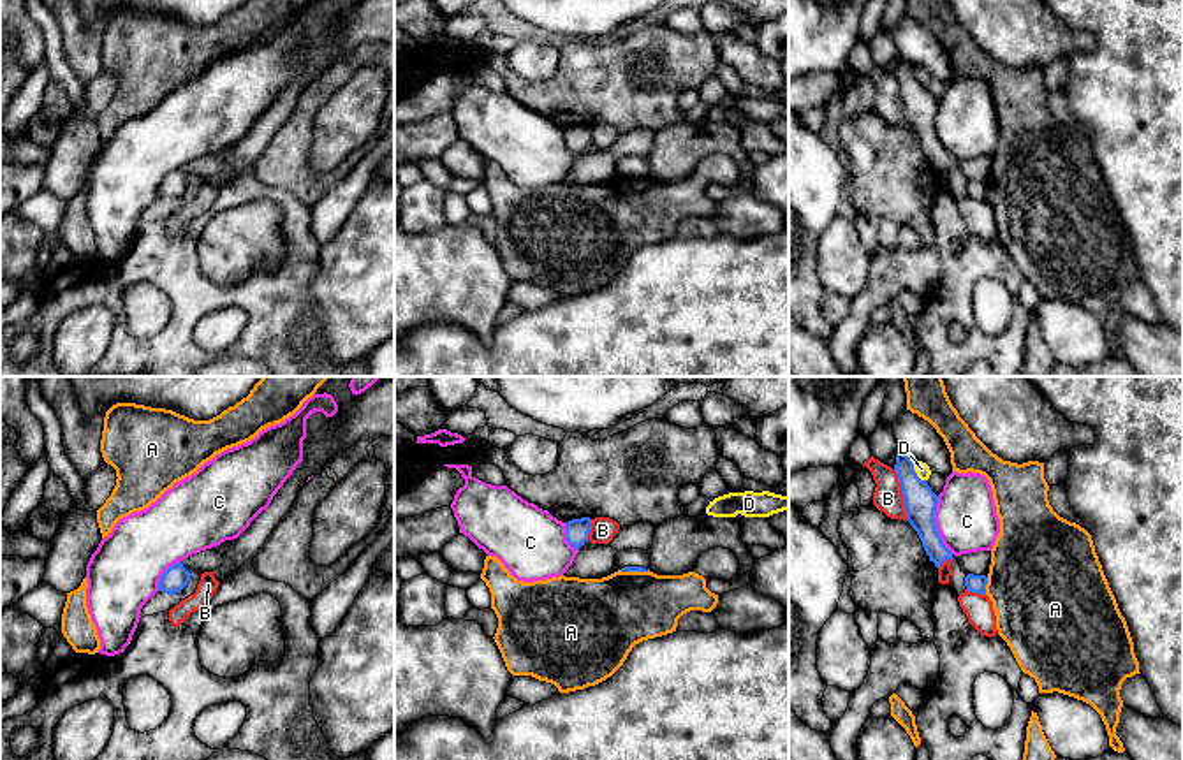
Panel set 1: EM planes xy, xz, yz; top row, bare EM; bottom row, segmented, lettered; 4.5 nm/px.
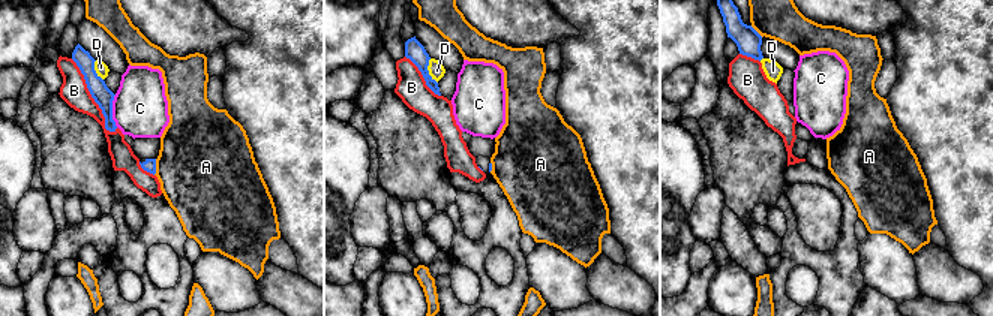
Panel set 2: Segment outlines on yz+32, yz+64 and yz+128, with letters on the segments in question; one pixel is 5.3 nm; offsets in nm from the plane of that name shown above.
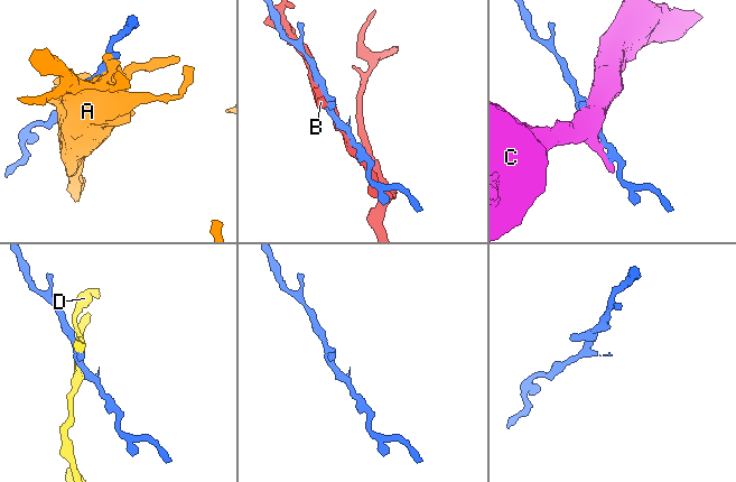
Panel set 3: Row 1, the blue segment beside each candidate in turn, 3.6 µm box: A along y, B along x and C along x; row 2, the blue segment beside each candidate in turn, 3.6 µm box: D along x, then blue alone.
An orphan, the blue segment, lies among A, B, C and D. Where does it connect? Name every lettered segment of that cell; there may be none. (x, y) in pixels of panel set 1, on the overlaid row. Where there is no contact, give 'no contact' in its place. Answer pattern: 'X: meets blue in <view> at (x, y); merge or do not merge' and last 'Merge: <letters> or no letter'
A: meets blue in yz at (984, 586); do not merge
B: meets blue in yz at (902, 493); do not merge
C: meets blue in yz at (935, 525); do not merge
D: meets blue in yz at (914, 472); do not merge
Merge: no letter

